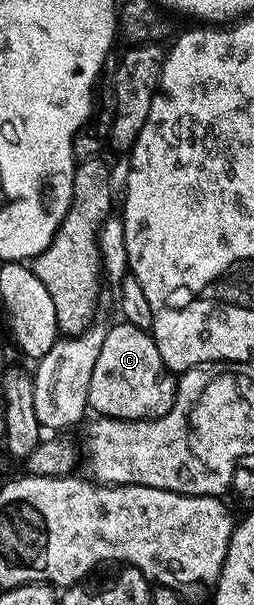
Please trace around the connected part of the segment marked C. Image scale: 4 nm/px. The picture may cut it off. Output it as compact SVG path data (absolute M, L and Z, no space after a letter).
M118 321L107 330L96 357L96 369L92 369L92 381L88 381L89 410L107 419L160 419L174 404L176 383L169 377L153 334Z

